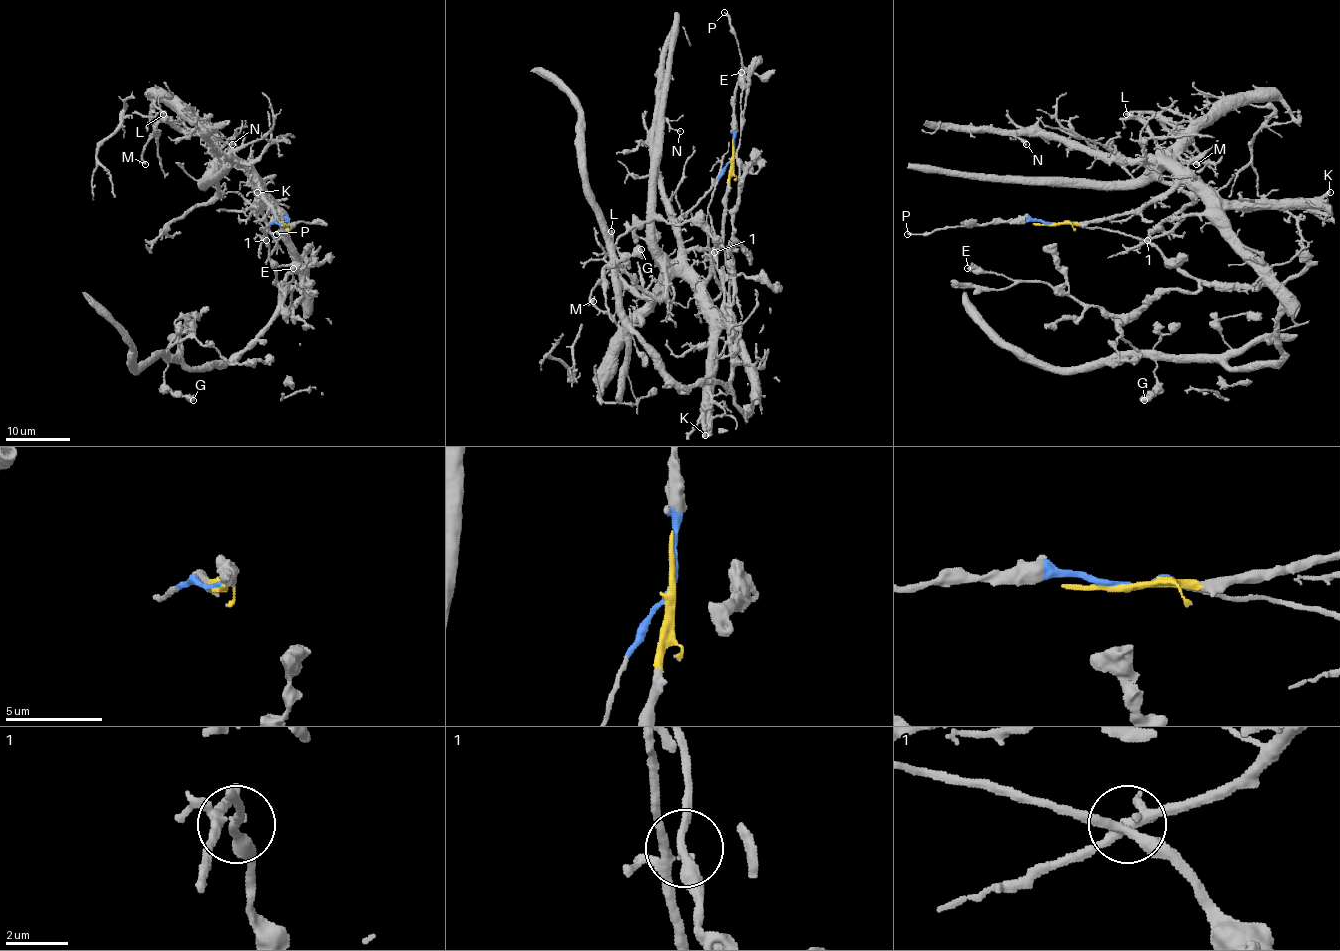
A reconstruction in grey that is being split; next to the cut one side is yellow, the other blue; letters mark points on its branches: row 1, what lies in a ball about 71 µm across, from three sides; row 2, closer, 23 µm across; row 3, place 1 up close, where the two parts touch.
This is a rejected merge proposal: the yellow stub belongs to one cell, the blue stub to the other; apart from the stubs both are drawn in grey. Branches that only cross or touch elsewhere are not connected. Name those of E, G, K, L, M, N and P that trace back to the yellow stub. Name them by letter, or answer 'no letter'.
K, L, M, N

